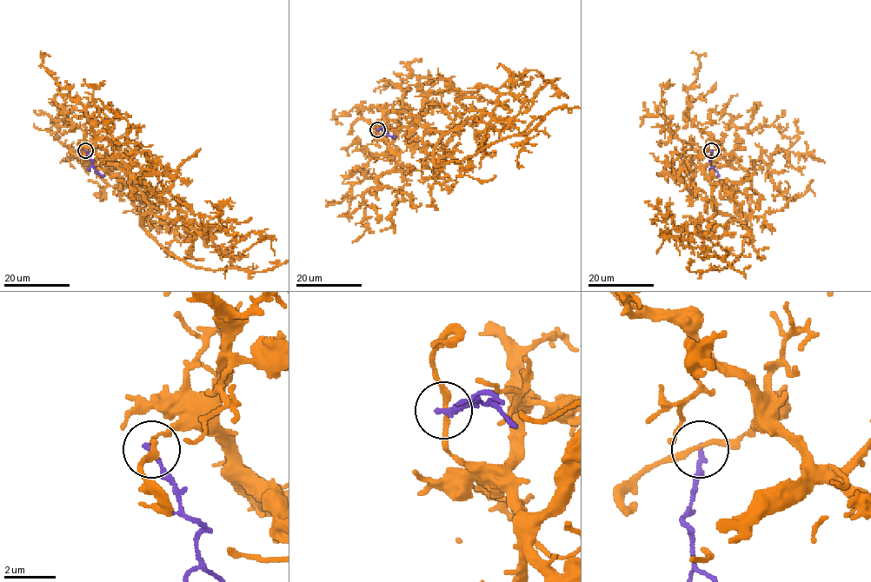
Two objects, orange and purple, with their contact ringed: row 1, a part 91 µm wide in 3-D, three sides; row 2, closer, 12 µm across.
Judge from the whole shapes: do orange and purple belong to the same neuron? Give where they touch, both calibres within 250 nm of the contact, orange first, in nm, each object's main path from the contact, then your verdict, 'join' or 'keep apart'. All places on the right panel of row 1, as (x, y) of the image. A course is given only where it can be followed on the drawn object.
place (711, 150); calibres 190 and 200 nm; course orange (711, 150), (724, 154), (704, 174), (717, 211), (747, 229), (742, 252), (690, 271), (702, 224), (678, 214); course purple (711, 150), (710, 164), (720, 175); keep apart

